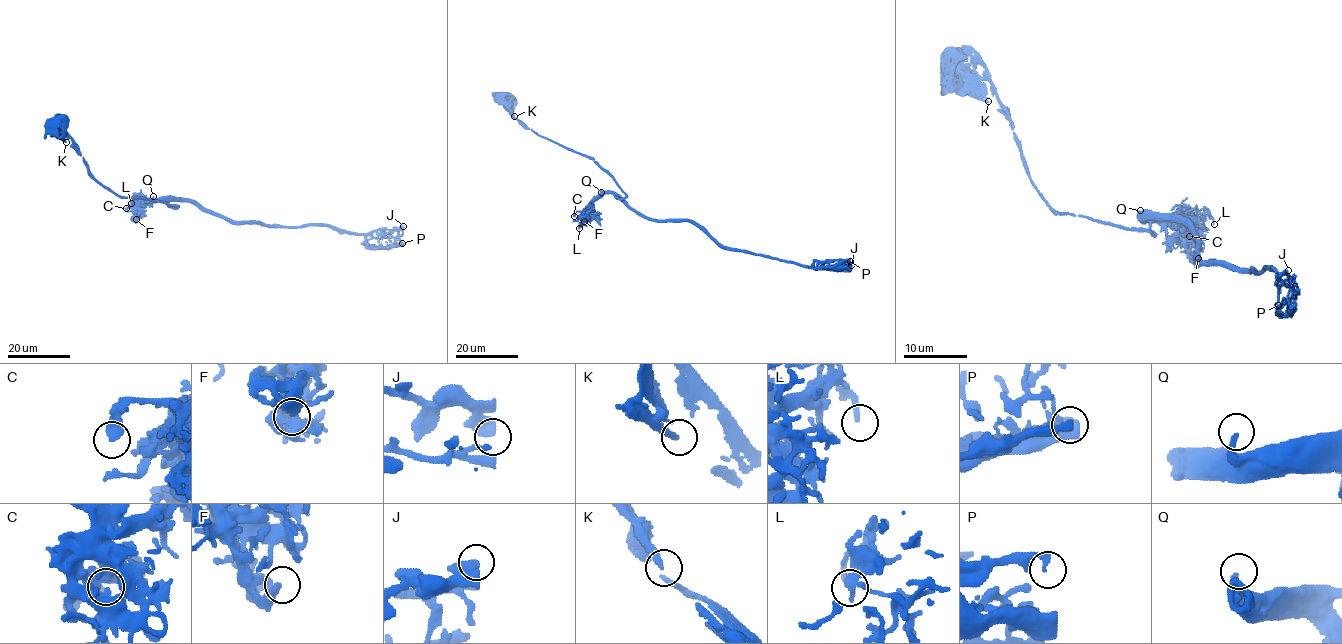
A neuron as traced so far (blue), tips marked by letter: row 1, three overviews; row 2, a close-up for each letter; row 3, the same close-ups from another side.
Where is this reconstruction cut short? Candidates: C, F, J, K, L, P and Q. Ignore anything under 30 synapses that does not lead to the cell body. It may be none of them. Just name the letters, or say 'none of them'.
none of them

